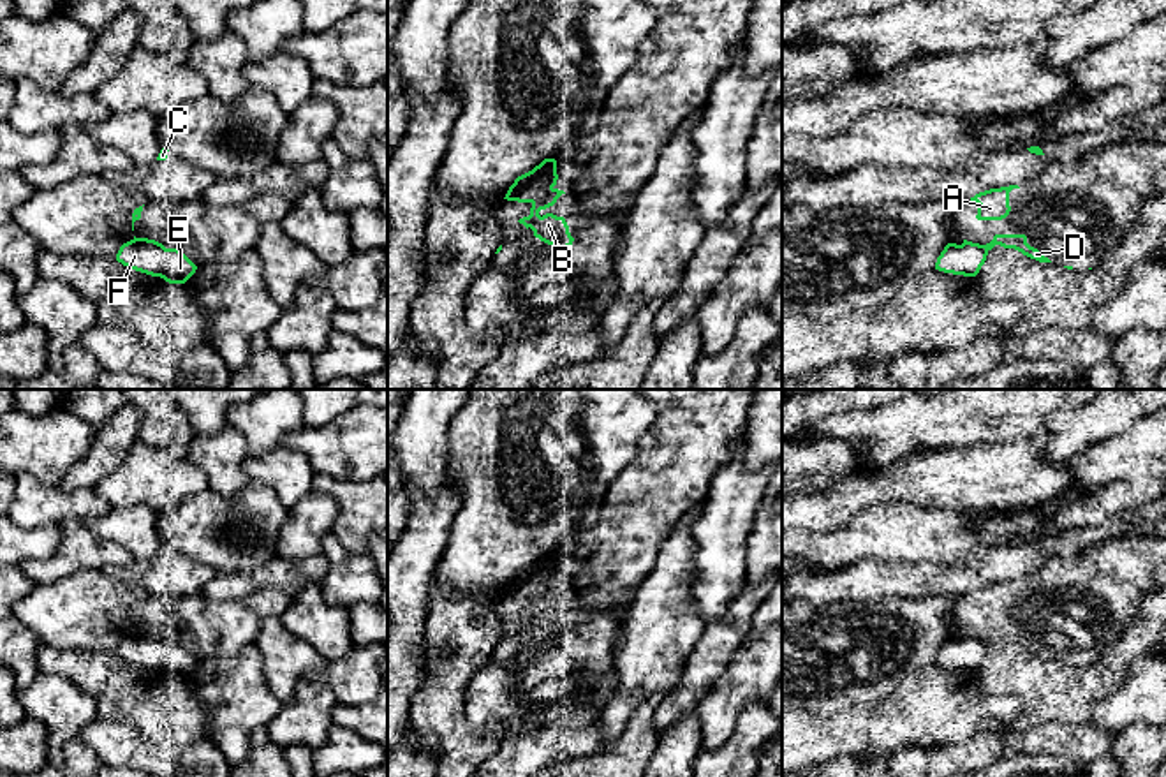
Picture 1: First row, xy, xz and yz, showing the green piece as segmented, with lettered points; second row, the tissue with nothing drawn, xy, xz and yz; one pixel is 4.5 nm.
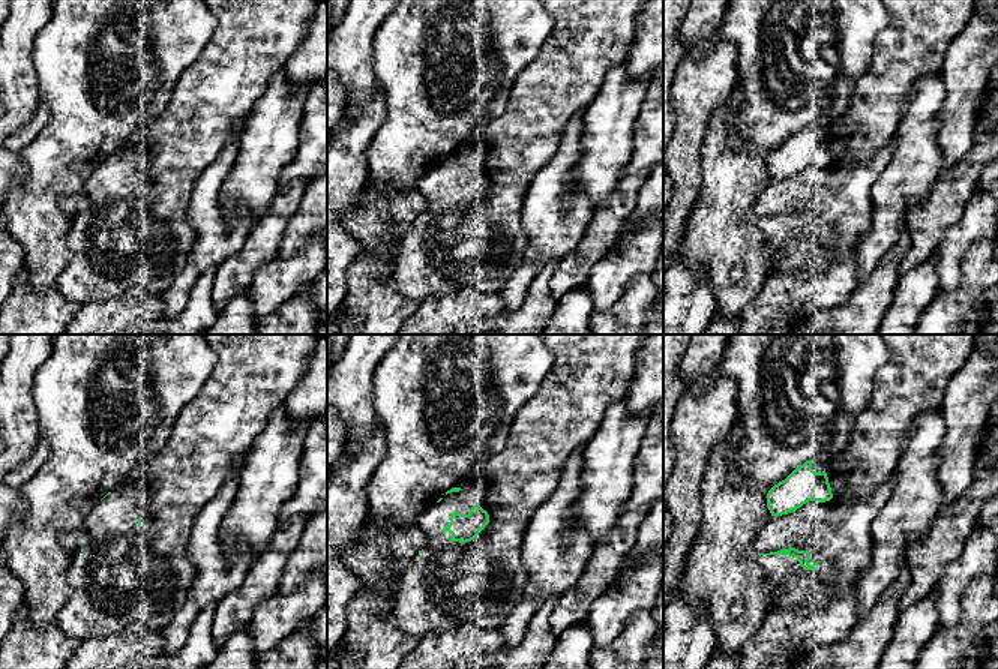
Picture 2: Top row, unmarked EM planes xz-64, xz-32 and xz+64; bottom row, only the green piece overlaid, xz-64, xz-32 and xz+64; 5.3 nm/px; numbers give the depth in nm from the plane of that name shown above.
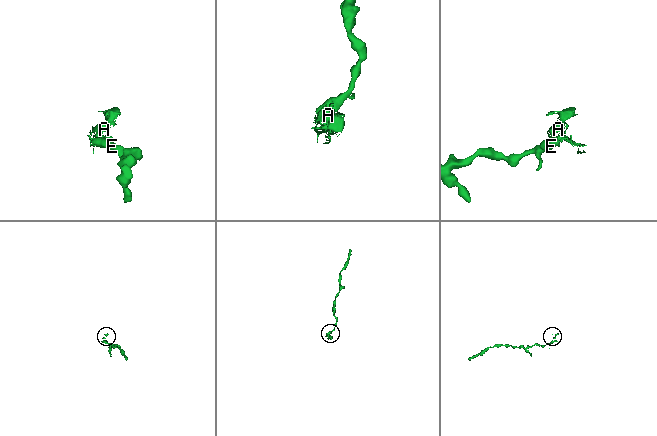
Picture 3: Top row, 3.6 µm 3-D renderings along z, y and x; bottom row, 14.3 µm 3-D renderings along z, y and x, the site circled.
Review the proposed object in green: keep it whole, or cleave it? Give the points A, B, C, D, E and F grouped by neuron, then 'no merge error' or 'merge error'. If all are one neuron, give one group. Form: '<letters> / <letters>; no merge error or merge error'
A B C D E F; no merge error

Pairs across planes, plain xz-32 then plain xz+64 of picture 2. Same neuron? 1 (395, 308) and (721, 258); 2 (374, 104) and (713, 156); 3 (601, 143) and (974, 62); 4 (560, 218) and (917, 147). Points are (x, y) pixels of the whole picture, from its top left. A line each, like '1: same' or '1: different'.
1: same
2: different
3: same
4: same

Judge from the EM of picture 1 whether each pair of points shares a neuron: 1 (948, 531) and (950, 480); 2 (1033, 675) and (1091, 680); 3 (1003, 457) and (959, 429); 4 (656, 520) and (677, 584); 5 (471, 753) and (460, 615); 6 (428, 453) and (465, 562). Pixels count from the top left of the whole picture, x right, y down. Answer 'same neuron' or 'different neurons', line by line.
1: different neurons
2: same neuron
3: different neurons
4: different neurons
5: same neuron
6: different neurons

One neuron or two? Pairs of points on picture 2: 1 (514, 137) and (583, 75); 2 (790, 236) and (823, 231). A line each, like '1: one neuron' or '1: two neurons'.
1: one neuron
2: one neuron

